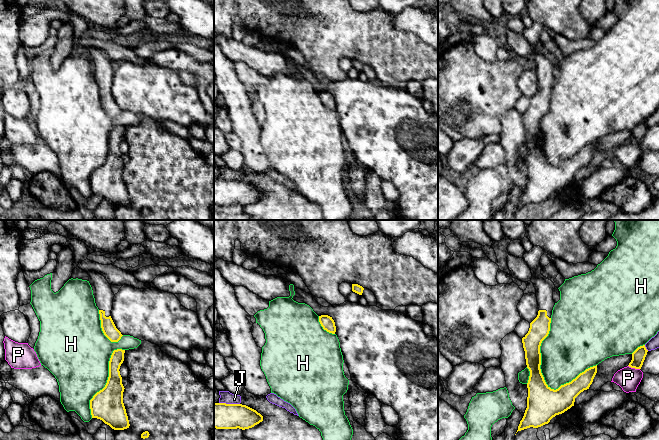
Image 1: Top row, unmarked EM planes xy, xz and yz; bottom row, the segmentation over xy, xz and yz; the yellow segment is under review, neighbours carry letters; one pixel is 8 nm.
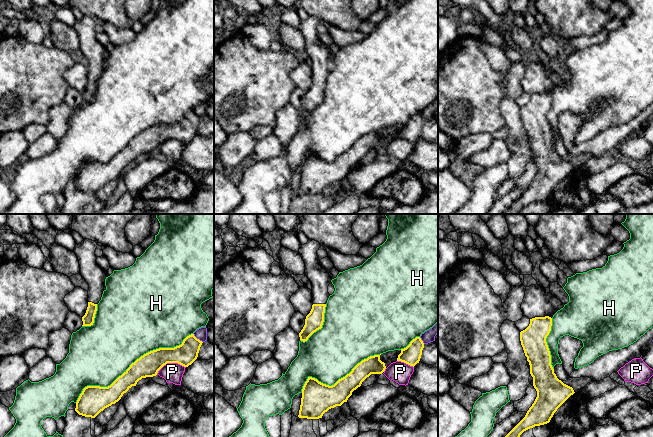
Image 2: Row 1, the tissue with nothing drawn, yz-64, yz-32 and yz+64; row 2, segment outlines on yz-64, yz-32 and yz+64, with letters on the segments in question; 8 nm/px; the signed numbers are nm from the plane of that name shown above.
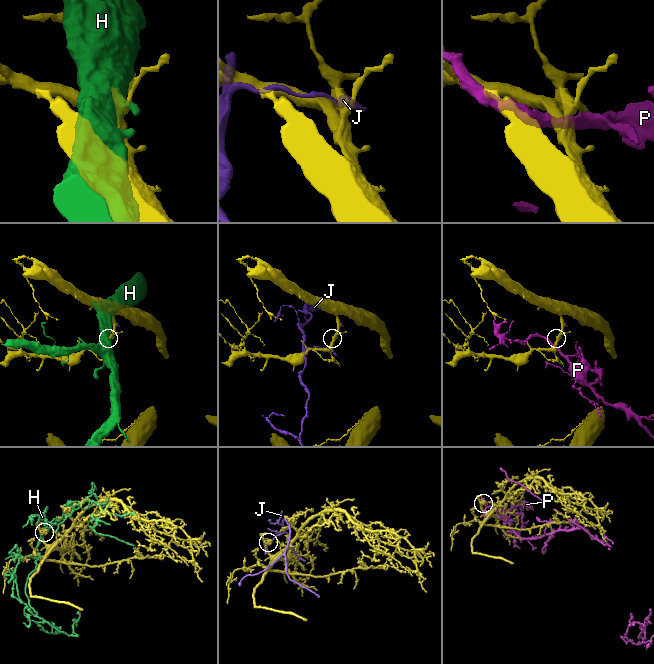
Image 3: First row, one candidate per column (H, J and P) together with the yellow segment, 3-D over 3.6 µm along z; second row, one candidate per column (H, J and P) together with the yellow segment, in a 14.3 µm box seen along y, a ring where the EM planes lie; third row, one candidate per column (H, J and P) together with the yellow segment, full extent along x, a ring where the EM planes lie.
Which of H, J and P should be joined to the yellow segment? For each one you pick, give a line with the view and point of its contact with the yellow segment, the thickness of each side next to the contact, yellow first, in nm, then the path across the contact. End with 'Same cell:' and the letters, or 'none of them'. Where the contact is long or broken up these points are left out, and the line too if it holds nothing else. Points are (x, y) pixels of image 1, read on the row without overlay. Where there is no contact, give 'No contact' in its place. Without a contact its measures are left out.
Same cell: none of them

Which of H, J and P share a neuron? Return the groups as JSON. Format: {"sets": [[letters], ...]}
{"sets": [["H"], ["J"], ["P"]]}

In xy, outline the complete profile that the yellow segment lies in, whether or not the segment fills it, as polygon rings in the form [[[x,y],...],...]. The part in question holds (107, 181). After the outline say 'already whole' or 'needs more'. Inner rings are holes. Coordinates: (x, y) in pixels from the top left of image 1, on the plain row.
[[[114,126],[109,137],[109,153],[105,163],[90,176],[92,194],[102,196],[114,206],[129,204],[129,196],[123,179],[124,162],[120,142],[125,126]]]; already whole

